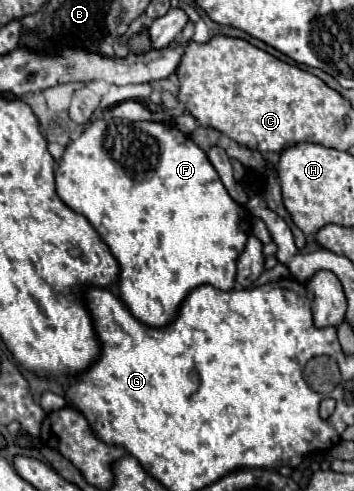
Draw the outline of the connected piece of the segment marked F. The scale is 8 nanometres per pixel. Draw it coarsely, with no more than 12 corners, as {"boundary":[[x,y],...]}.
{"boundary":[[98,119],[56,193],[150,327],[230,291],[250,215],[176,127]]}

